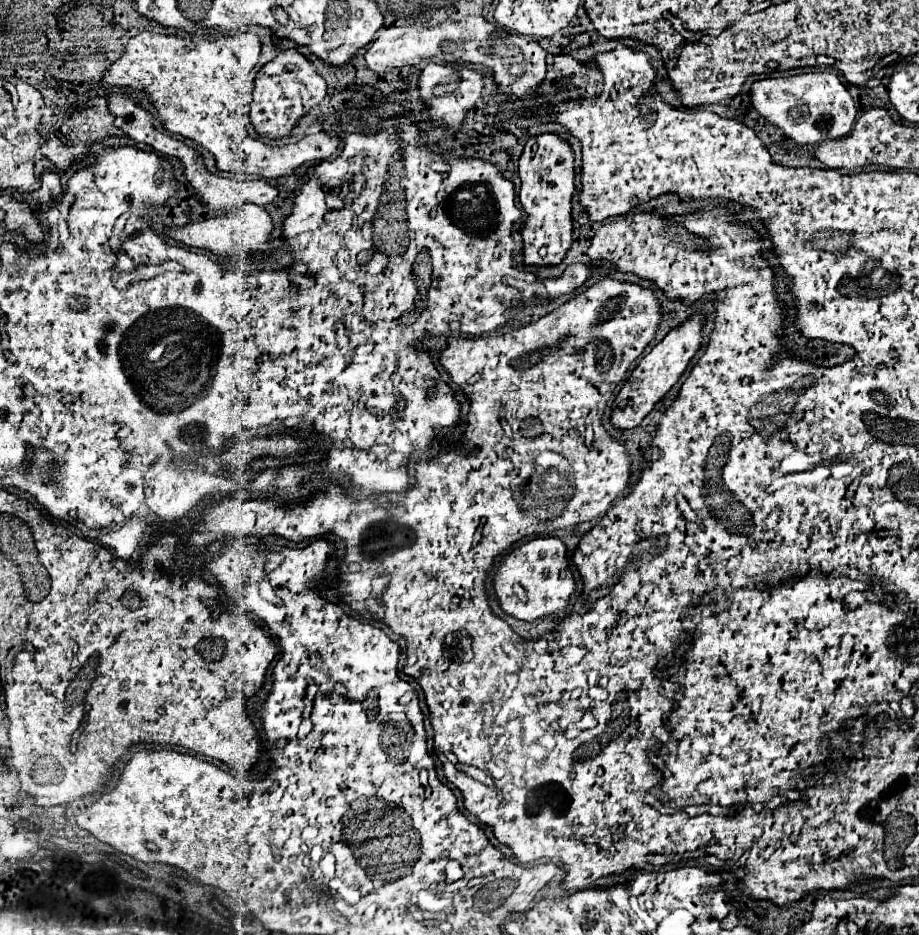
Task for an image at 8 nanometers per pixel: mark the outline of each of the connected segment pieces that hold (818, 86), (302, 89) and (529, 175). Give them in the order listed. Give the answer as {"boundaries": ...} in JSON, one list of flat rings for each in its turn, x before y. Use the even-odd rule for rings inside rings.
{"boundaries":[[[827,71,786,75,780,79,768,77,766,81,762,81,762,89,760,89,760,79,758,79,752,83,748,97,750,97,750,105,758,111,760,117,764,117,774,127,782,129,790,139,794,139,800,145,814,145,814,143,824,143,826,139,840,139,850,133,850,129,854,125,854,117,856,117,856,107,854,107,854,101,850,97,848,89,844,87,844,83,840,81,840,77,836,73]],[[296,47,280,51,272,61,268,61,254,79,254,95,250,103,249,117,256,133,264,137,284,137,290,135,294,123,316,107,326,95,326,81,318,75,316,67,308,57,304,57]],[[556,133,530,137,520,155,520,203,528,213,520,229,526,265,556,265,572,245,572,195,574,195,574,151,570,141],[546,251,546,253,540,253]]]}

